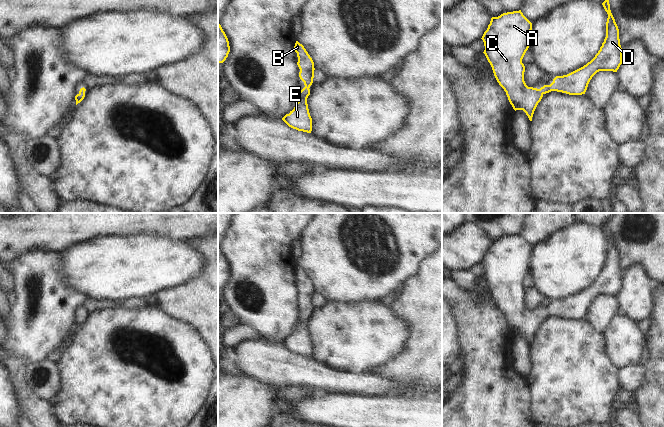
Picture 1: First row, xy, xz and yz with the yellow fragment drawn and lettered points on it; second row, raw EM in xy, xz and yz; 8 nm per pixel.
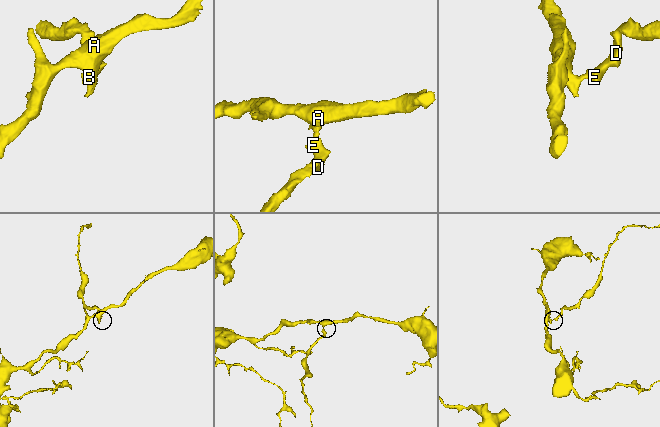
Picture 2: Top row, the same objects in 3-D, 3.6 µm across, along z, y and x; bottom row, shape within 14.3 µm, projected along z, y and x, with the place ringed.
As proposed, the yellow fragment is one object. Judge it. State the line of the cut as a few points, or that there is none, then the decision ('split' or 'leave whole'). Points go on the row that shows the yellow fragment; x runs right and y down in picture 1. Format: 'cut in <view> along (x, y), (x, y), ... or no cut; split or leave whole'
no cut; leave whole

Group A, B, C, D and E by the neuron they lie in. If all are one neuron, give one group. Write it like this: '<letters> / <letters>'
A B C D E

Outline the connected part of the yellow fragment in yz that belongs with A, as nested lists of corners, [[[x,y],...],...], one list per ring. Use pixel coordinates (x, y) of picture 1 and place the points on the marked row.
[[[605,0],[602,5],[608,18],[606,37],[598,53],[583,67],[567,75],[556,76],[550,85],[544,85],[540,89],[528,87],[524,81],[525,66],[522,59],[529,48],[532,23],[521,10],[491,18],[481,38],[485,46],[483,53],[515,111],[523,110],[532,121],[534,111],[544,94],[557,91],[582,95],[597,72],[617,72],[622,64],[619,29],[611,13],[609,0]]]

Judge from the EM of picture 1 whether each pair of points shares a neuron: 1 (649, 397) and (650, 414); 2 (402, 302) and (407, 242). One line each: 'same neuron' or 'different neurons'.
1: same neuron
2: different neurons

